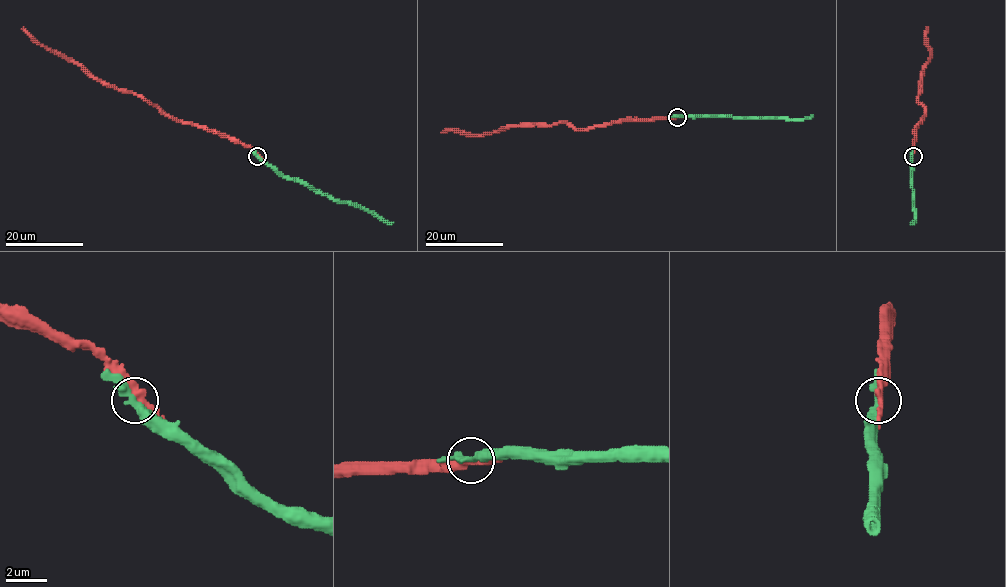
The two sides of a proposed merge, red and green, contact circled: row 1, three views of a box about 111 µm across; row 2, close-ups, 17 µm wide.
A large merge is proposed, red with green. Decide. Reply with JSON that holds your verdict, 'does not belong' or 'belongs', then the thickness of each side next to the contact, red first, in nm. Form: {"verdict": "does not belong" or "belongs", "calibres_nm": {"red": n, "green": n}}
{"verdict": "belongs", "calibres_nm": {"red": 360, "green": 360}}

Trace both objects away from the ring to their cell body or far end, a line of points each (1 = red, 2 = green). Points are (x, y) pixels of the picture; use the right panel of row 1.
1: (913, 156), (915, 129), (924, 117), (924, 108), (918, 96), (921, 73), (930, 57), (927, 26)
2: (913, 156), (915, 220), (910, 223)

